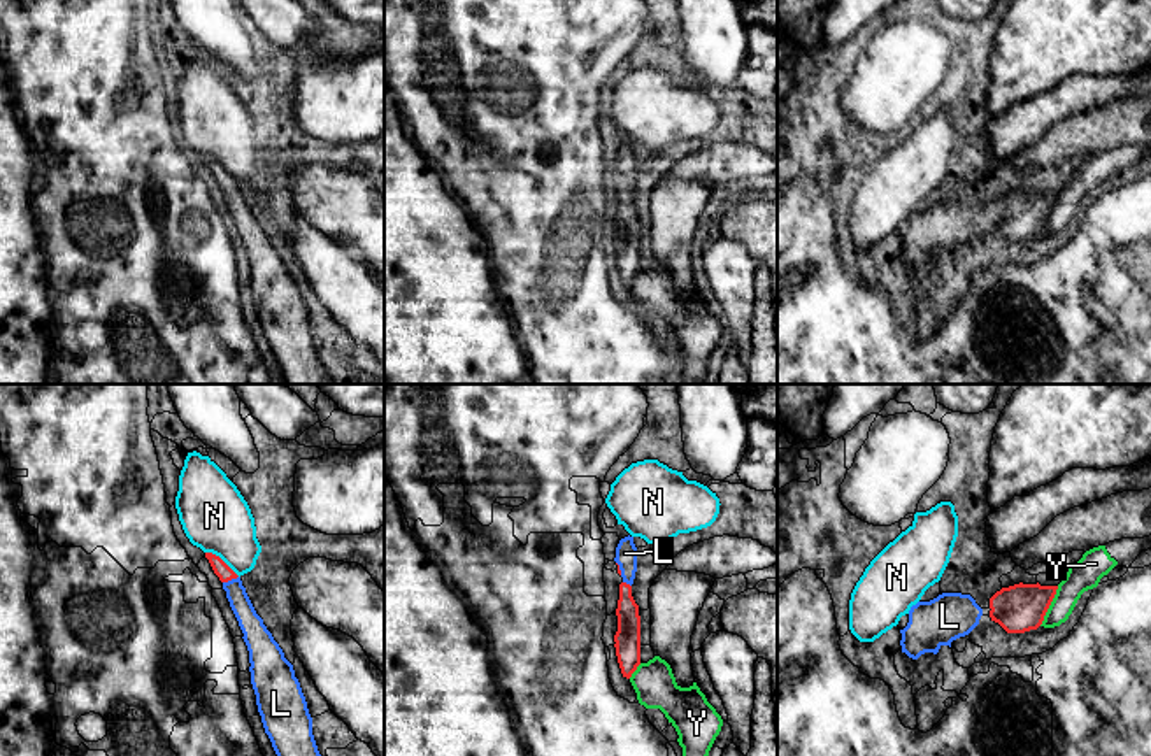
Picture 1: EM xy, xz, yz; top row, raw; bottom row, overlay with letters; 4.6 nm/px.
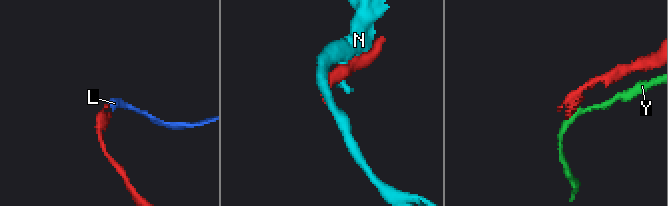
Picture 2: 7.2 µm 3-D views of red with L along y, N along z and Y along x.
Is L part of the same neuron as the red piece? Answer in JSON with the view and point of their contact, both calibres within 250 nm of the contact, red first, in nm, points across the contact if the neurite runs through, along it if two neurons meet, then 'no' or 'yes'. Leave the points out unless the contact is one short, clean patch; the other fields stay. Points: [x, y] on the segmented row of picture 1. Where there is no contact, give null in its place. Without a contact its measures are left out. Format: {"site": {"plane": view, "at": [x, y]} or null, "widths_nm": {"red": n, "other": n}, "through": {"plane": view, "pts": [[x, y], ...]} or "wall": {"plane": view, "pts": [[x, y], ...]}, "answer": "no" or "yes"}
{"site": {"plane": "xy", "at": [230, 579]}, "widths_nm": {"red": 70, "other": 110}, "answer": "yes"}

